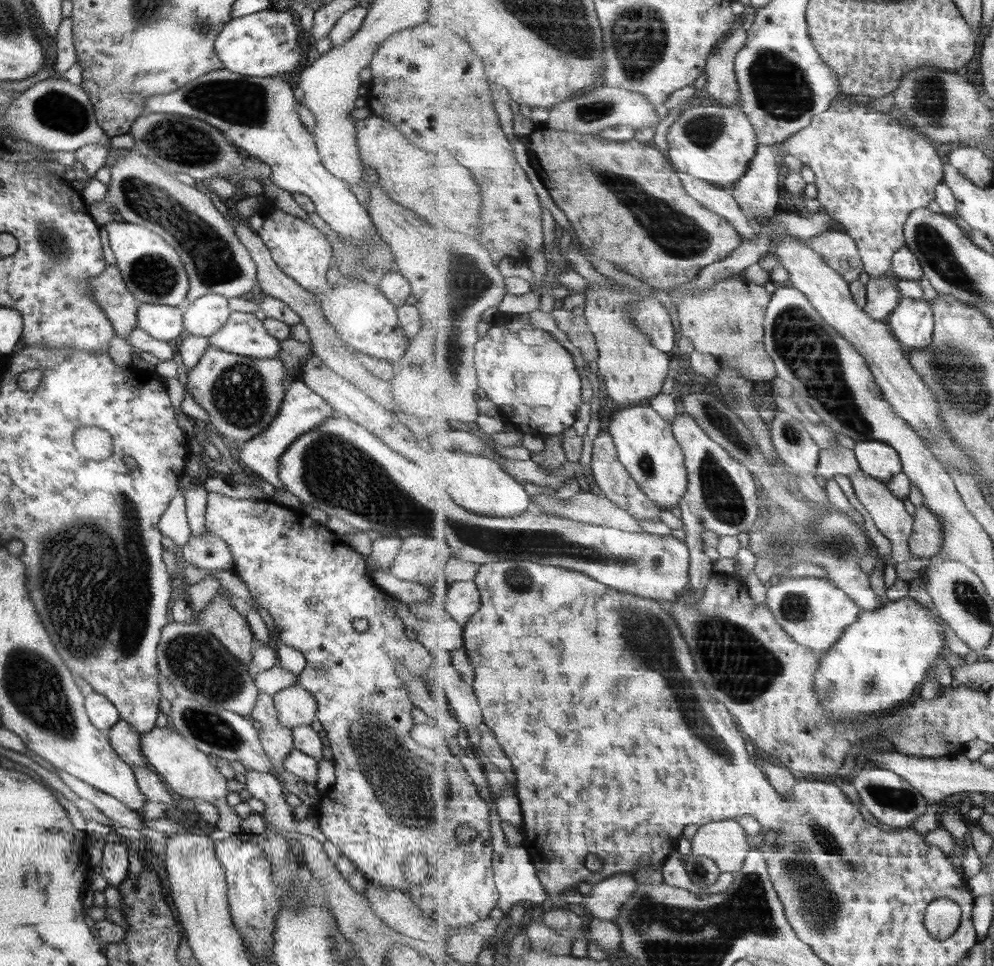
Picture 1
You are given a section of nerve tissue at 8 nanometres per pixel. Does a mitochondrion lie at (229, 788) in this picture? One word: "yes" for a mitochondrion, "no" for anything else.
no

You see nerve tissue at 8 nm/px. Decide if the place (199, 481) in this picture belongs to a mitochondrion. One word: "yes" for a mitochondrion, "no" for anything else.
no

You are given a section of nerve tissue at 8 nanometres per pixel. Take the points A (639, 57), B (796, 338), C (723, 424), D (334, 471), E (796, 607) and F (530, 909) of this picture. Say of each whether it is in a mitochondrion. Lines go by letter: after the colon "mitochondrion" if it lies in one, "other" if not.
A: mitochondrion
B: mitochondrion
C: mitochondrion
D: mitochondrion
E: mitochondrion
F: other

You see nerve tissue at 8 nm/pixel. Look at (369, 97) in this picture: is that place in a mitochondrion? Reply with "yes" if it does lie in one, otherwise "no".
no

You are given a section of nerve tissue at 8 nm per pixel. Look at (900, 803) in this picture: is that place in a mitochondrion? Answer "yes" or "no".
yes

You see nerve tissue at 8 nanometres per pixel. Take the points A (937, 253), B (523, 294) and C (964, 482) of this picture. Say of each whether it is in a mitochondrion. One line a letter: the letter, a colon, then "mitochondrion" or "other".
A: mitochondrion
B: other
C: other

